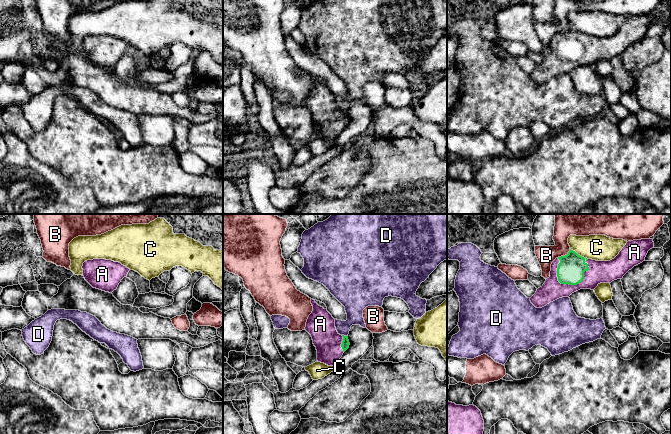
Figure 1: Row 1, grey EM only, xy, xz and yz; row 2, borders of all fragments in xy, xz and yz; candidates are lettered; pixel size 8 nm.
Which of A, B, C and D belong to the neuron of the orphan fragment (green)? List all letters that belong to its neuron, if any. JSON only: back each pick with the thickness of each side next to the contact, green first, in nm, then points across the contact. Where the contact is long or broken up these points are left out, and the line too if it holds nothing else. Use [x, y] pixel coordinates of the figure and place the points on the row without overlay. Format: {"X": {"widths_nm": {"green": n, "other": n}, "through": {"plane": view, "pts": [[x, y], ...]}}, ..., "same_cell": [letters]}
{"A": {"widths_nm": {"green": 220, "other": 170}}, "same_cell": ["A"]}

